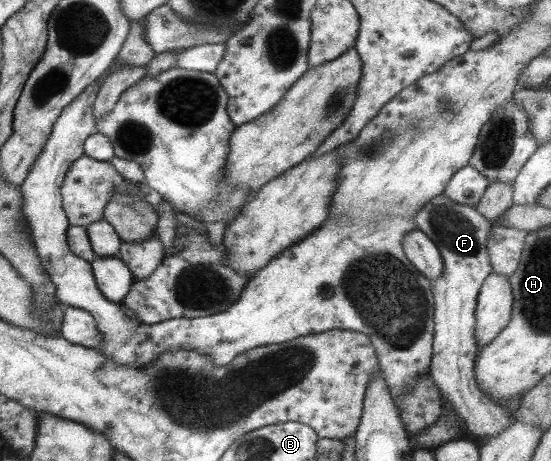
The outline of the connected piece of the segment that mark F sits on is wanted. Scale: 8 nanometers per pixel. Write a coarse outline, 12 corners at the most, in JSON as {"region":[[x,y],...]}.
{"region":[[445,194],[413,215],[440,251],[428,375],[467,438],[513,419],[475,383],[489,223]]}

